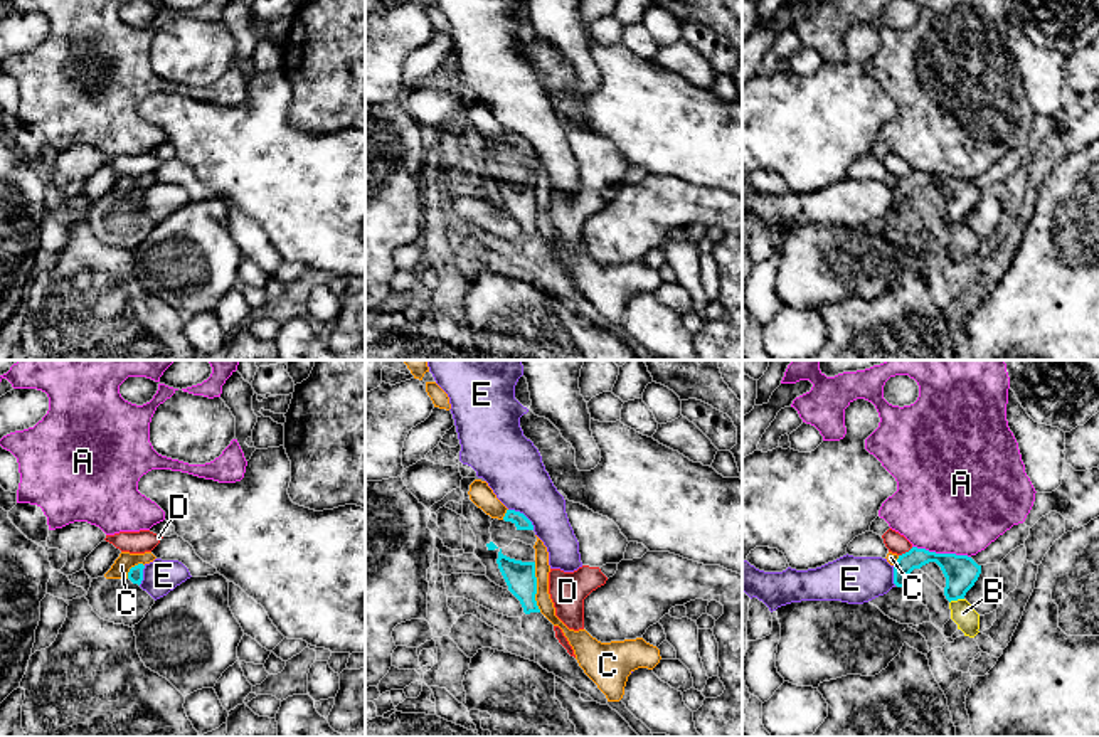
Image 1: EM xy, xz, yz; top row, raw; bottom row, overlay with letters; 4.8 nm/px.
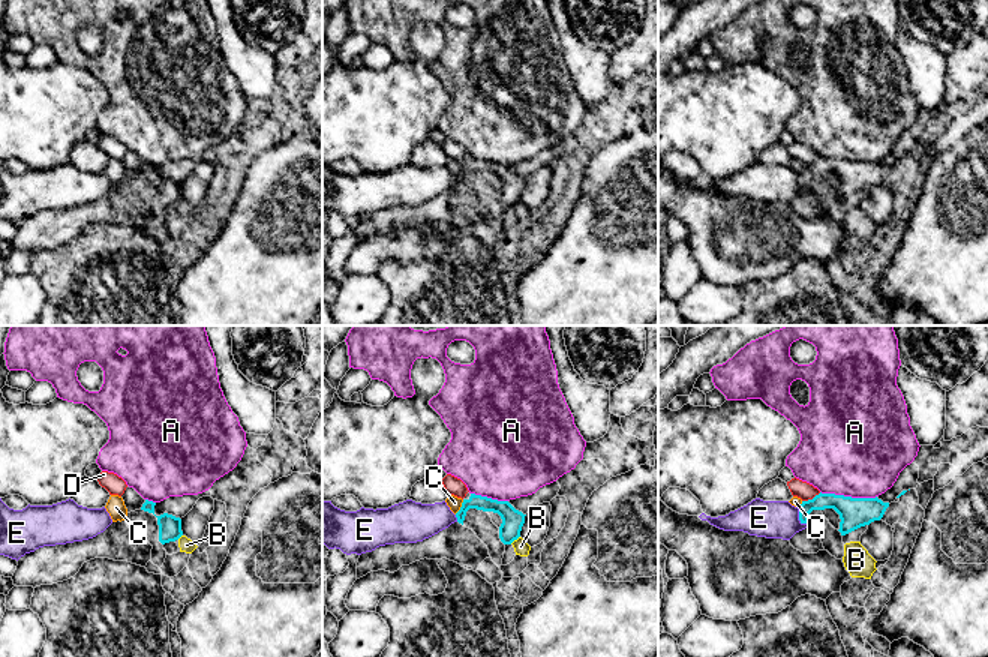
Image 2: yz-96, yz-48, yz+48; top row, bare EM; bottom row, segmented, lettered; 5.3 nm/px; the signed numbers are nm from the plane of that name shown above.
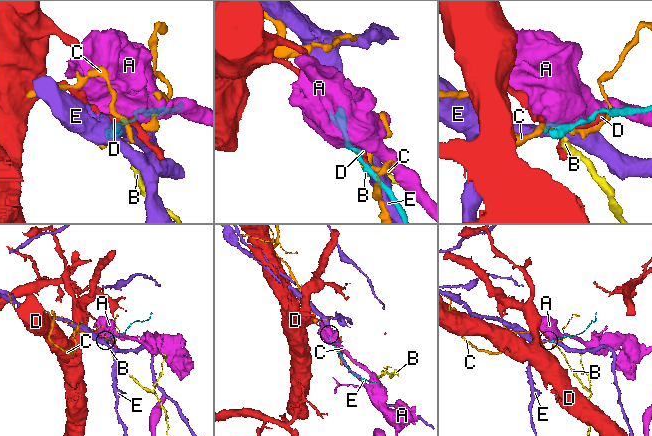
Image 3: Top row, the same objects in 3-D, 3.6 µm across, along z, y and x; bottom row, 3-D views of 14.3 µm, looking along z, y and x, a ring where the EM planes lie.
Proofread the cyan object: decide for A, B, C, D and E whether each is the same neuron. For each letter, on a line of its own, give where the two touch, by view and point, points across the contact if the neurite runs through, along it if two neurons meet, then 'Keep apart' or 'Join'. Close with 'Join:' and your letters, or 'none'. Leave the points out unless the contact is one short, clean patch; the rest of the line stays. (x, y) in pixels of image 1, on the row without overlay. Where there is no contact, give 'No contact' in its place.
A: Touches cyan at yz (941, 177). Keep apart
B: Touches cyan at yz (956, 222). Boundary: yz (963, 221), (950, 226). Keep apart
C: Touches cyan at xz (536, 211). Keep apart
D: Touches cyan at yz (906, 175). Keep apart
E: Touches cyan at xz (524, 138). Keep apart
Join: none

